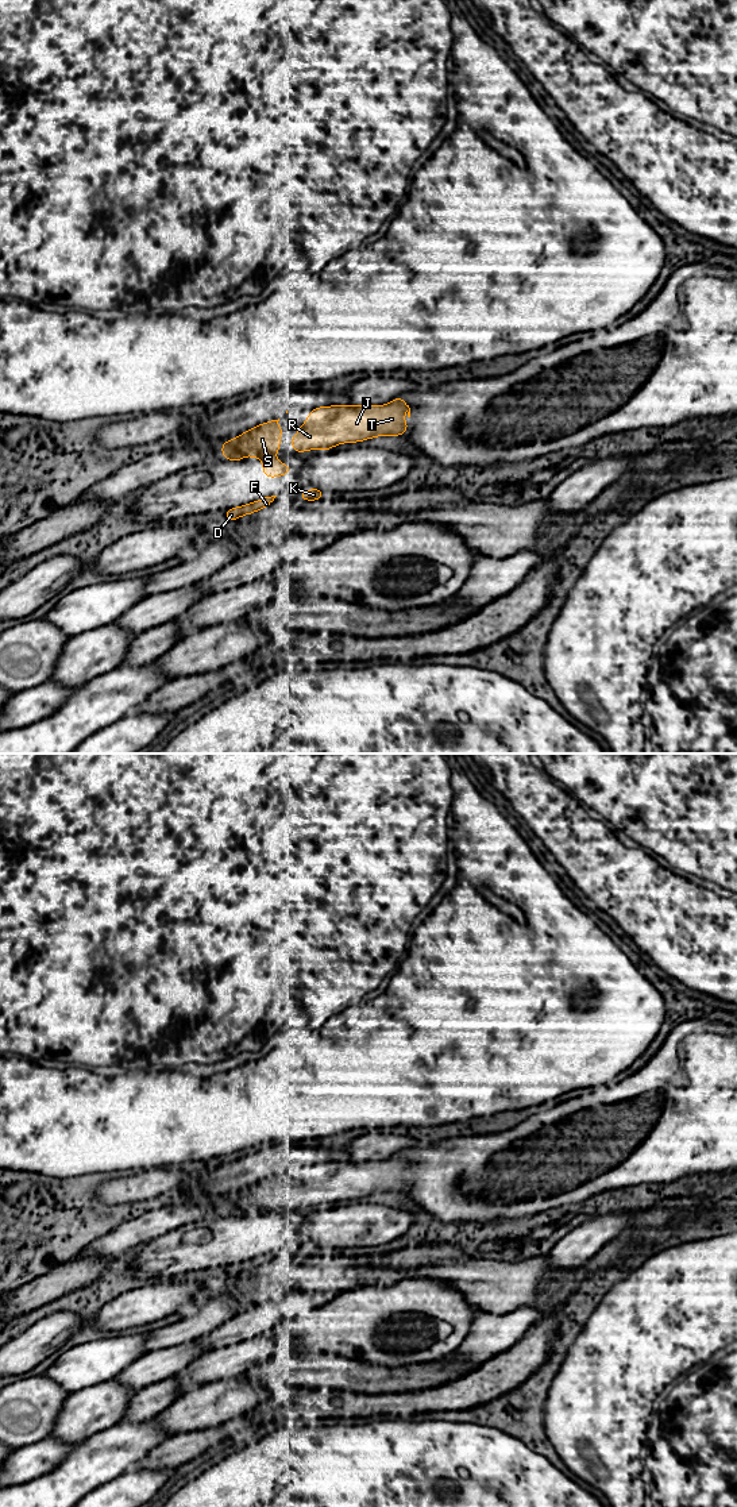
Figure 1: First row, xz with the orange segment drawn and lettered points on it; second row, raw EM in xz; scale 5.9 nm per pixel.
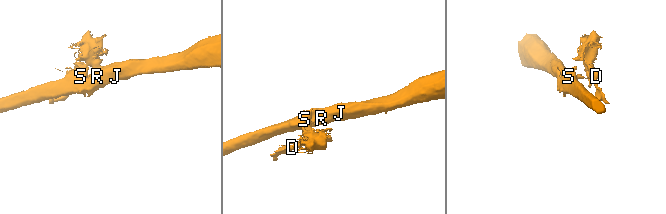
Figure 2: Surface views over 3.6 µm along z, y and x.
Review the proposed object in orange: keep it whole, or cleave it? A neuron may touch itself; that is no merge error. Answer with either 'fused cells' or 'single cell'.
fused cells

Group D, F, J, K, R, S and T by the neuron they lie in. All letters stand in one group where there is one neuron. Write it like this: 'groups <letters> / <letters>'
groups D F K / J R S T

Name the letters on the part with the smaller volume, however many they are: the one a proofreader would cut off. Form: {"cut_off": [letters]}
{"cut_off": ["D", "F", "K"]}

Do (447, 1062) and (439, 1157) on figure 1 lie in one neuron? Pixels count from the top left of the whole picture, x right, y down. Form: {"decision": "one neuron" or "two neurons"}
{"decision": "two neurons"}

